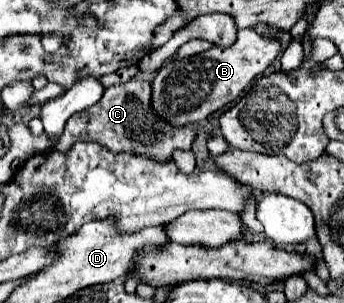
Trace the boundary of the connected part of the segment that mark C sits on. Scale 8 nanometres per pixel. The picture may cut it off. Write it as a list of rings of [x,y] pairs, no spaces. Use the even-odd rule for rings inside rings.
[[[139,77],[127,83],[107,87],[97,105],[91,105],[89,109],[73,113],[73,117],[69,117],[69,121],[65,123],[65,131],[57,143],[57,151],[63,153],[75,141],[97,141],[107,149],[151,155],[157,157],[157,161],[171,159],[171,153],[175,149],[189,151],[197,137],[195,125],[189,125],[185,129],[173,129],[171,125],[165,125],[165,121],[157,121],[157,115],[153,113],[153,109],[149,109],[149,93],[151,85]]]

